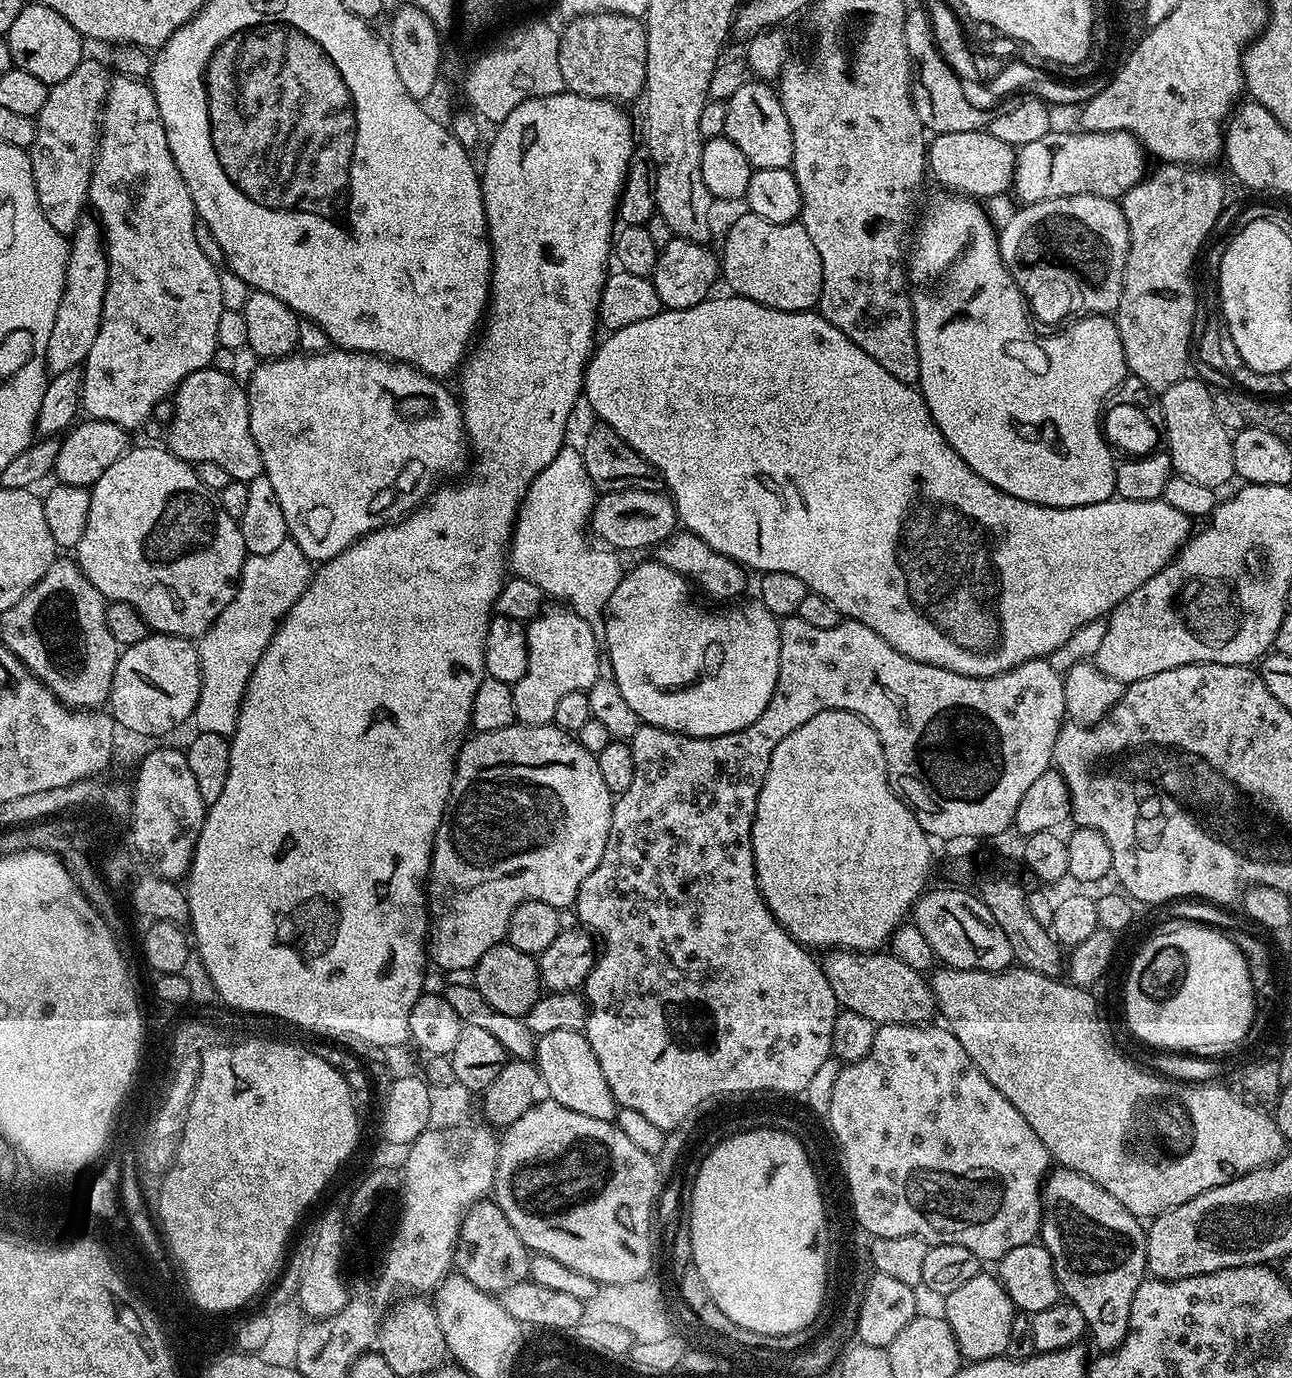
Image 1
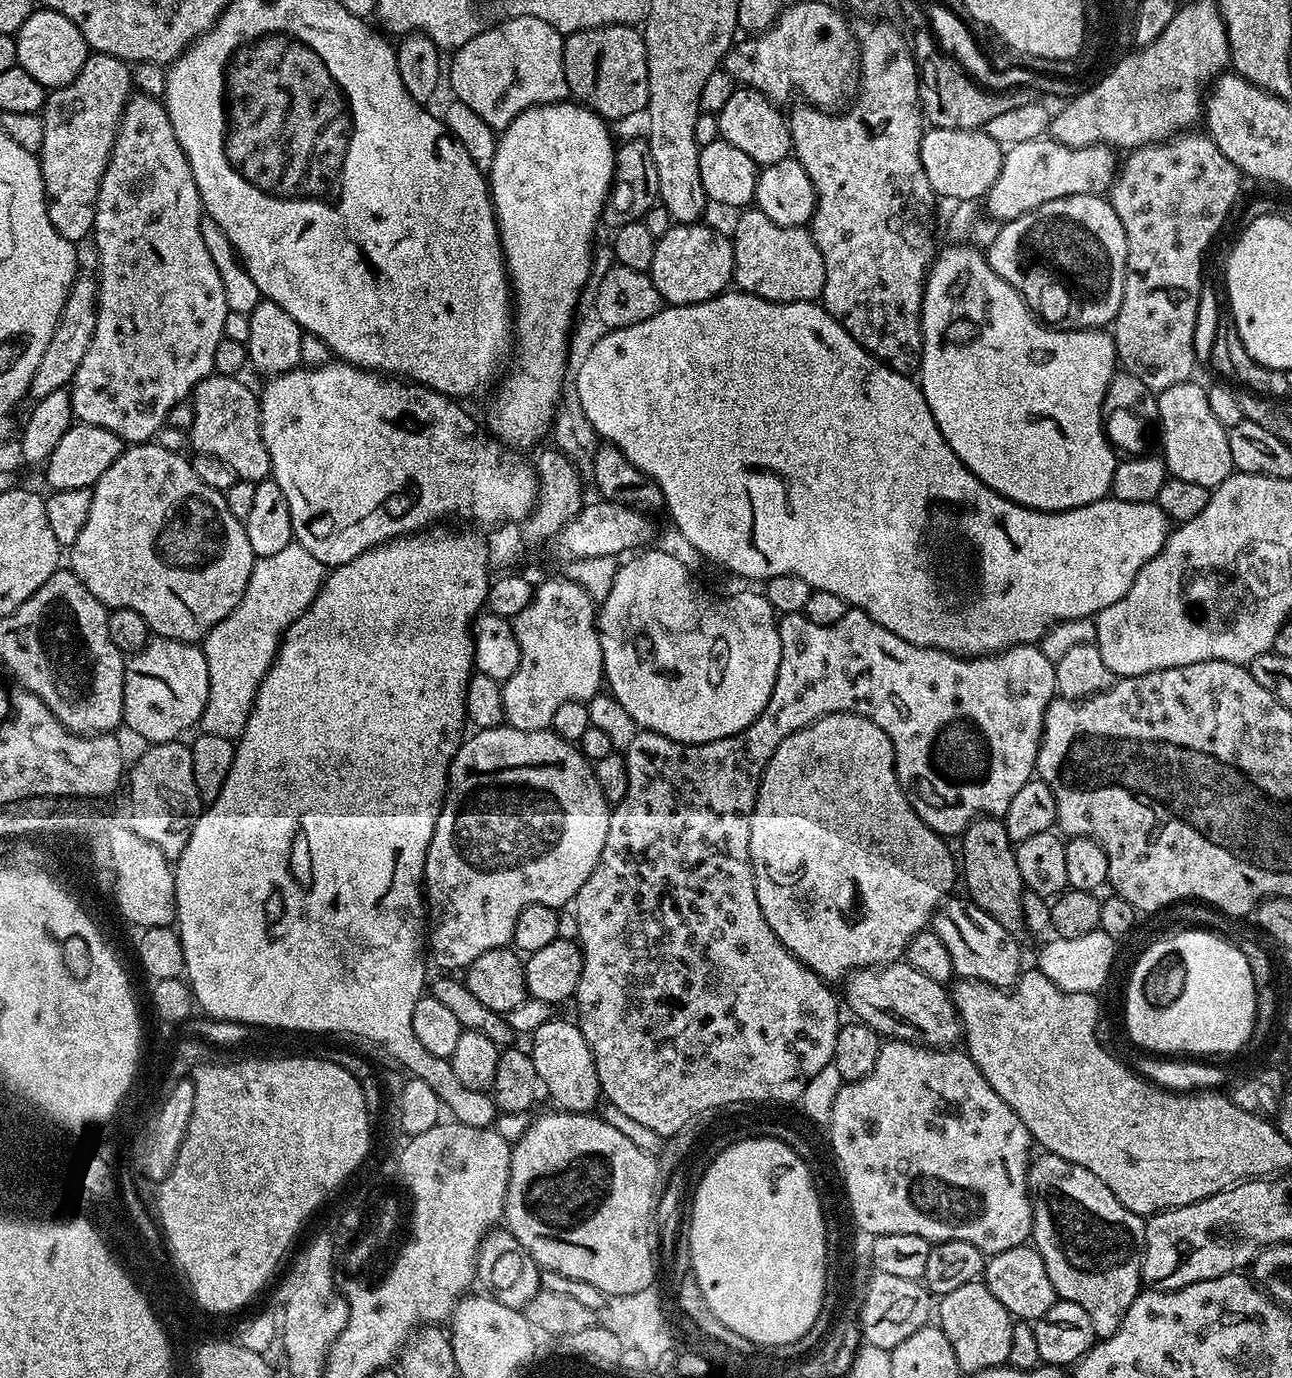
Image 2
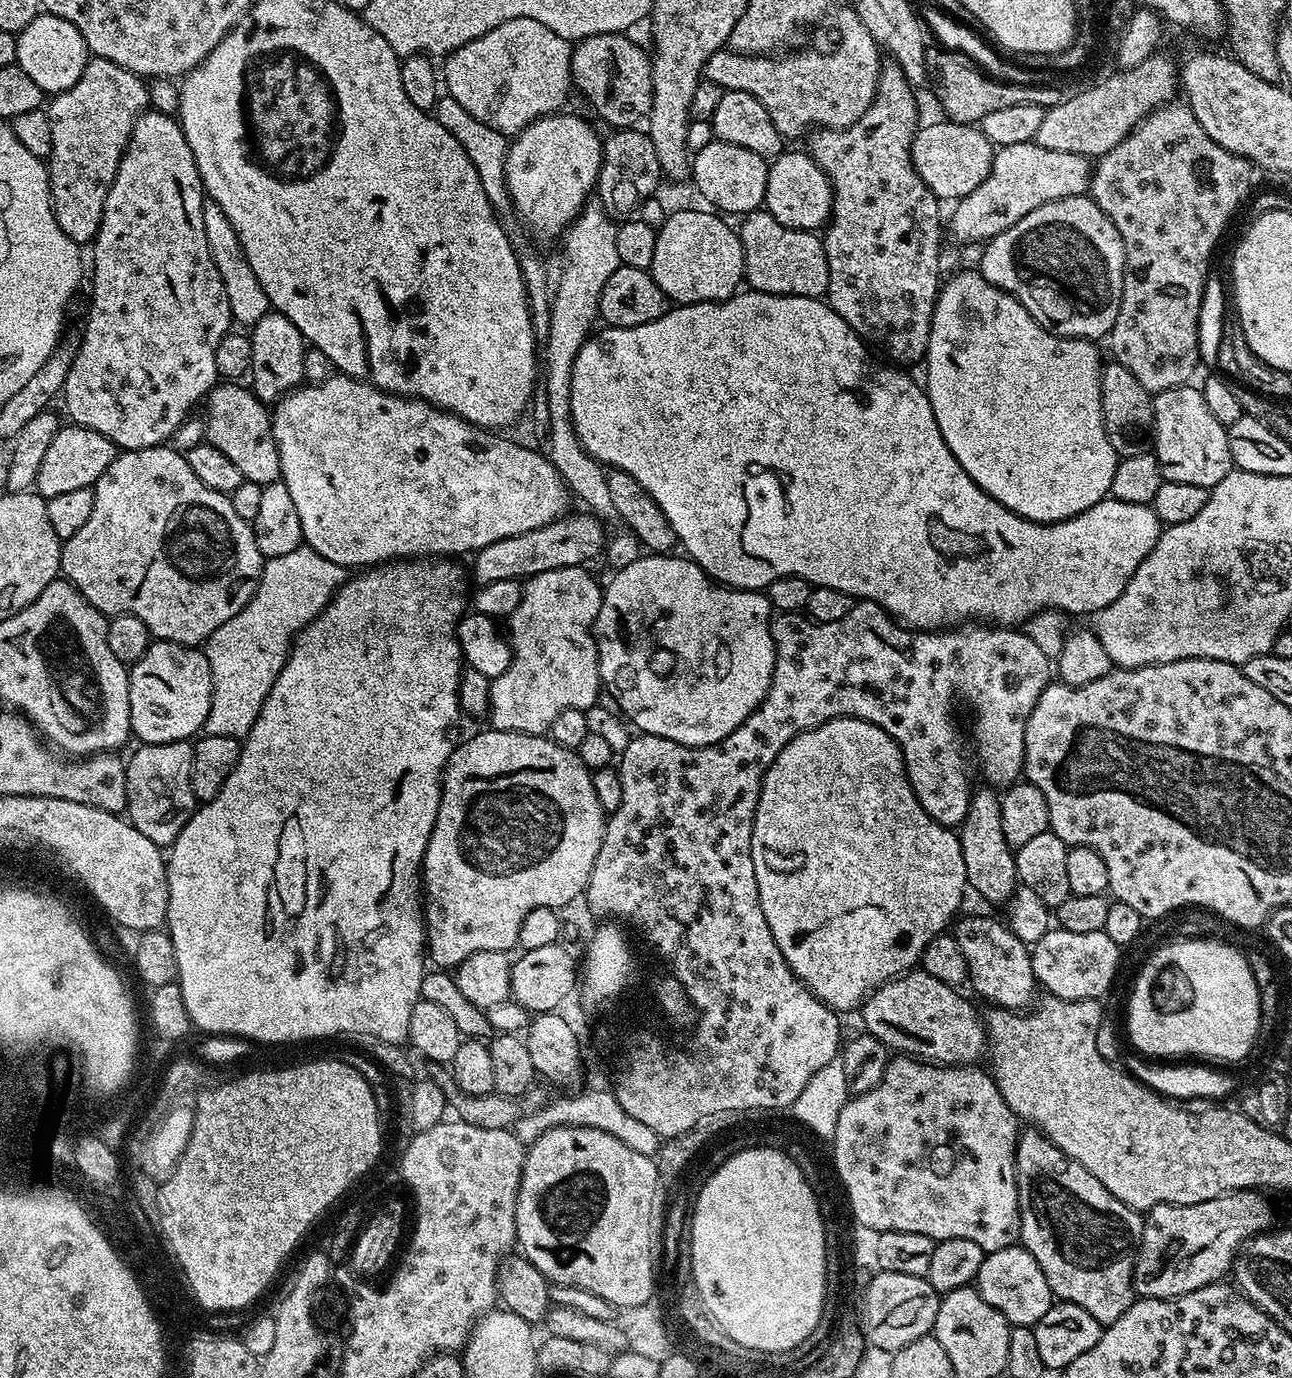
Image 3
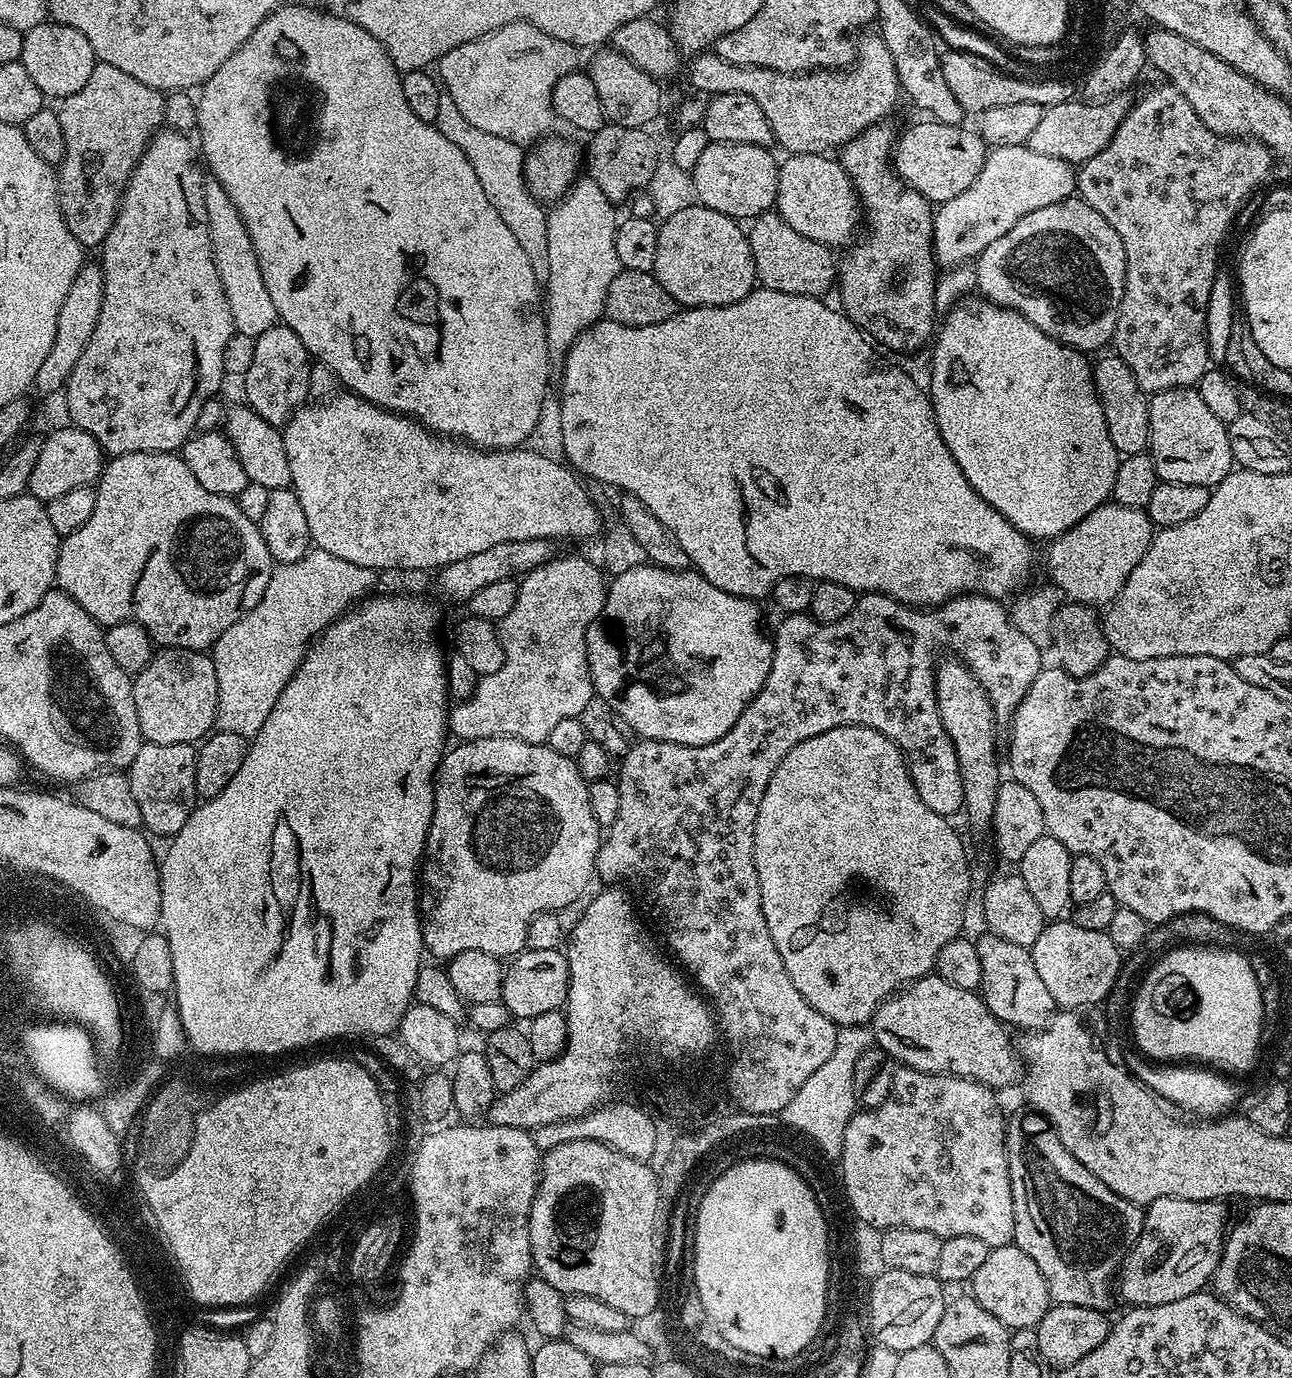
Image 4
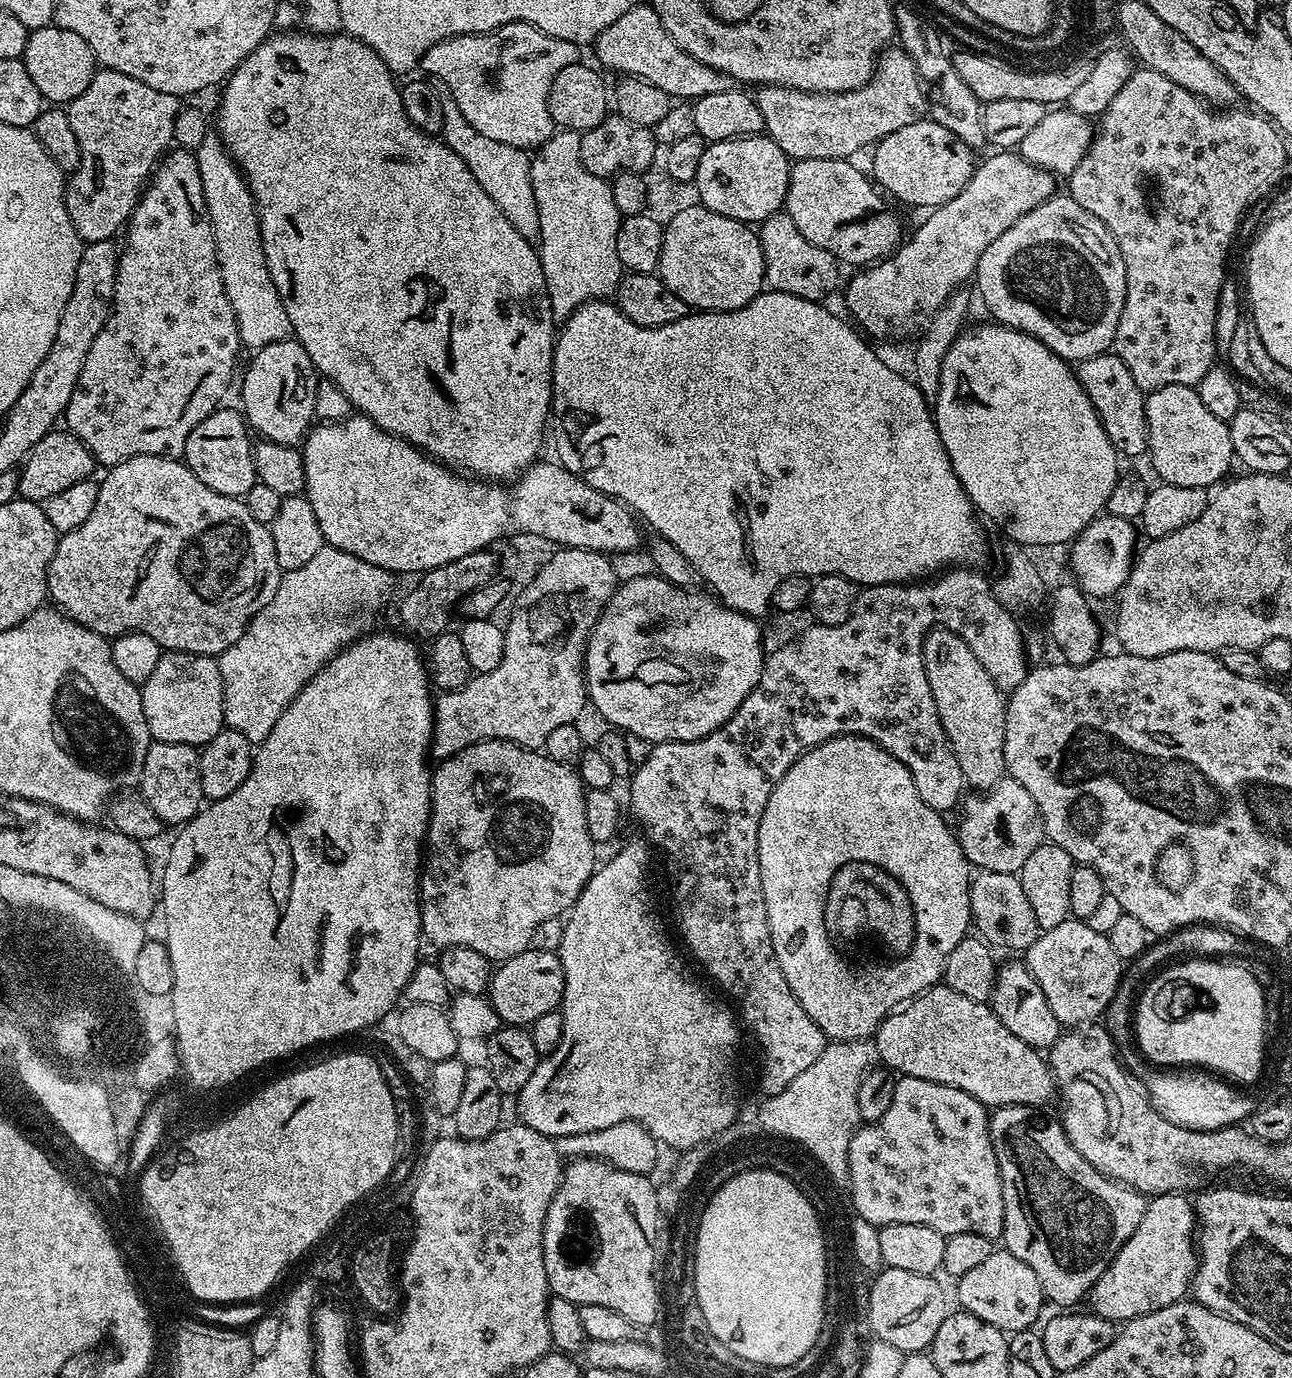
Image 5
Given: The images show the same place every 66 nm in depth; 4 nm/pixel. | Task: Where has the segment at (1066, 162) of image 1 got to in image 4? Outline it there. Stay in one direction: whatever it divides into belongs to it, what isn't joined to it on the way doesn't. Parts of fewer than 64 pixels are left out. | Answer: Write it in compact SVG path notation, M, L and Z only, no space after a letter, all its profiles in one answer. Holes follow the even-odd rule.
M1025 145L992 148L985 155L978 178L958 198L950 198L935 209L932 250L937 265L955 266L975 261L990 242L1002 238L1026 214L1069 199L1077 191L1076 177L1073 165L1062 158L1038 154Z

